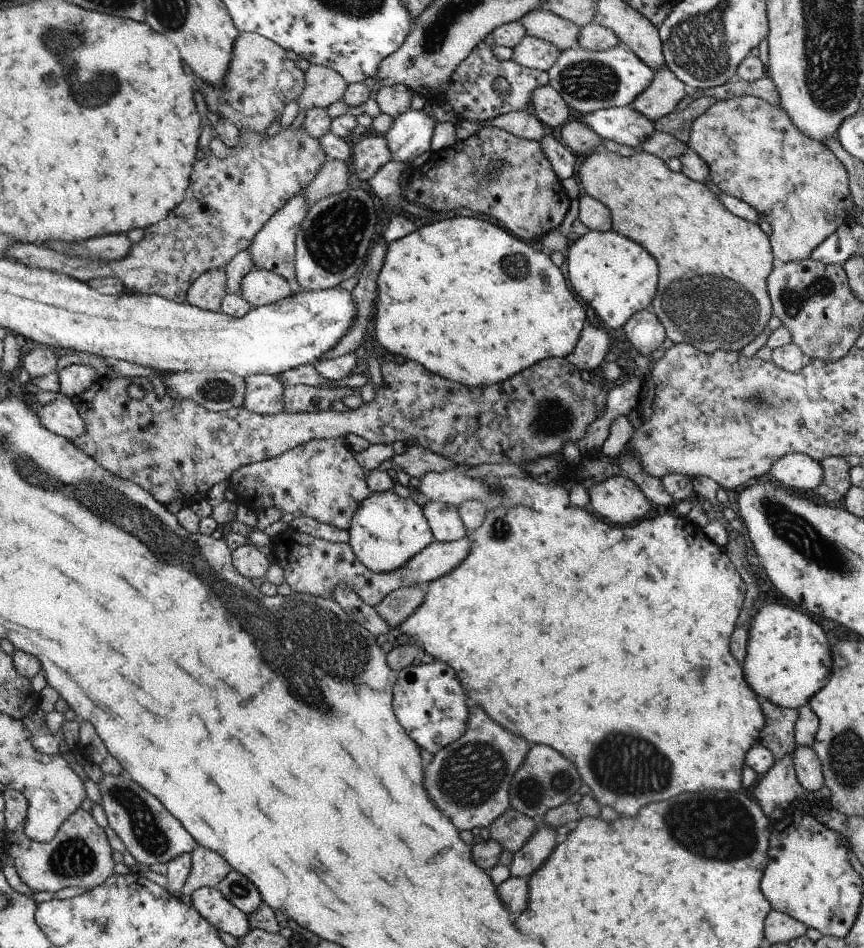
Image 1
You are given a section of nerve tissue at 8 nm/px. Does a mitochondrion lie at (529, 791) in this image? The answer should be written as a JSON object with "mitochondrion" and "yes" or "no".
{"mitochondrion":"yes"}

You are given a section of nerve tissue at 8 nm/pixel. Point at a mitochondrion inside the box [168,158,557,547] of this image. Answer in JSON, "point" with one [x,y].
{"point":[332,241]}

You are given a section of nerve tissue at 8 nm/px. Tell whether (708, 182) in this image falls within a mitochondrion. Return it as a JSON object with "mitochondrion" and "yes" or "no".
{"mitochondrion":"no"}

